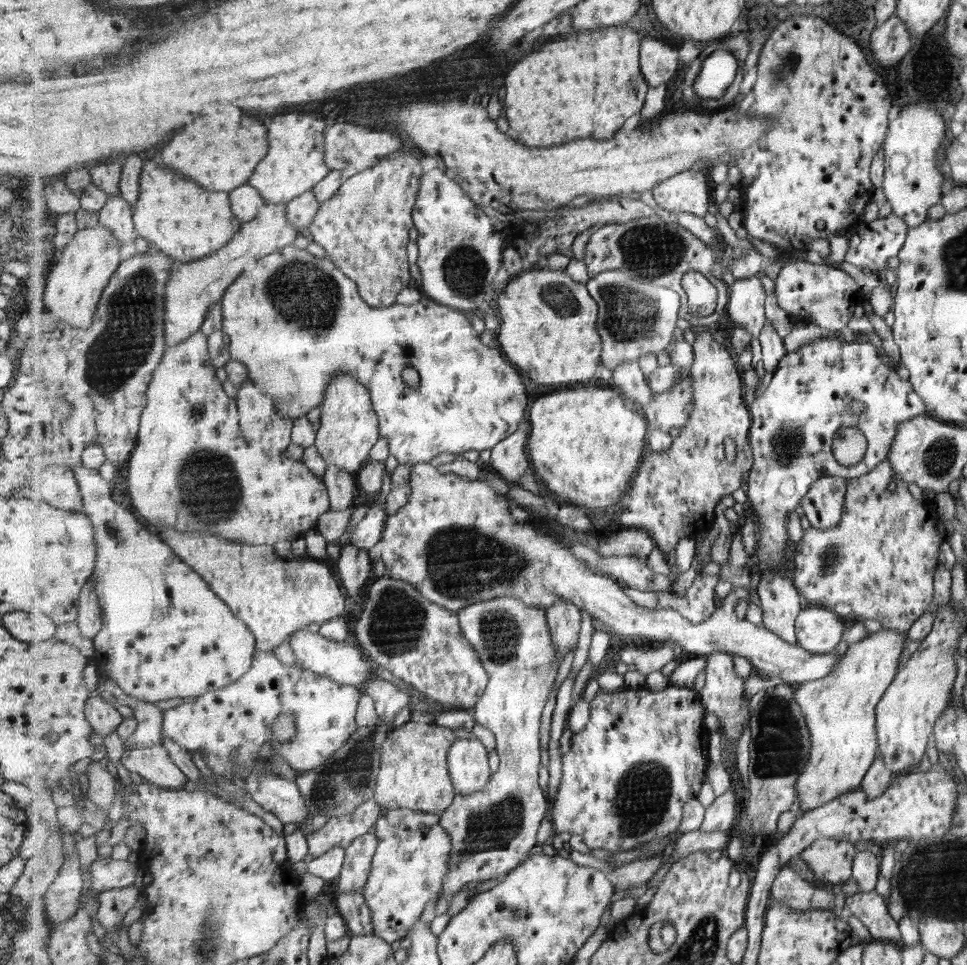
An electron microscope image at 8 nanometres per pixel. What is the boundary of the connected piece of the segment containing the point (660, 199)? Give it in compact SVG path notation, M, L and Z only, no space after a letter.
M707 169L693 172L686 170L681 174L668 178L665 182L660 182L659 186L653 188L653 197L659 207L675 213L688 212L697 216L707 216L707 212L713 208L713 200L711 200L711 186L709 186L708 176L705 176Z

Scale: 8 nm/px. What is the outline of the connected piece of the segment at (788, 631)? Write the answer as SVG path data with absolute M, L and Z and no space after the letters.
M761 565L761 584L758 596L763 610L763 625L783 640L795 644L796 620L804 609L803 596L783 573Z

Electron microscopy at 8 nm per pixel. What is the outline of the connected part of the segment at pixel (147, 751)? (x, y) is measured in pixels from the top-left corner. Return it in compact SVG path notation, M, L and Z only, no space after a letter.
M163 744L124 751L121 763L146 782L167 790L181 790L190 781Z

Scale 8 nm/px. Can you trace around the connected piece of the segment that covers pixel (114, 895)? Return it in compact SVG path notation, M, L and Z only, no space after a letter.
M133 884L122 889L113 889L100 893L98 907L98 922L108 930L110 927L121 925L127 912L137 904L141 890Z

